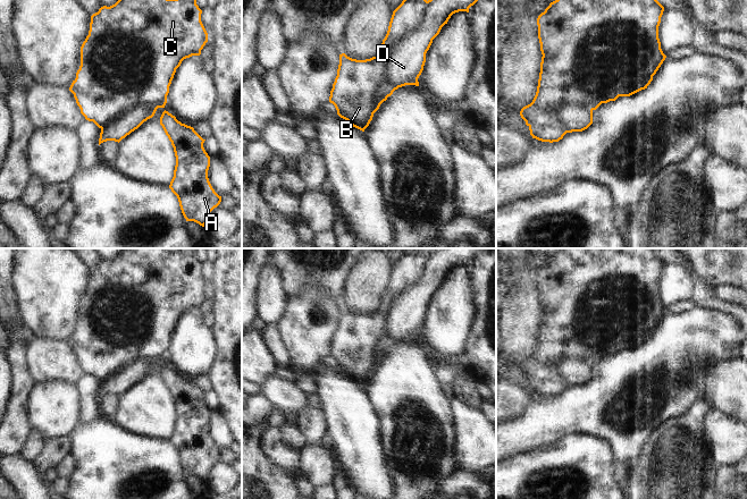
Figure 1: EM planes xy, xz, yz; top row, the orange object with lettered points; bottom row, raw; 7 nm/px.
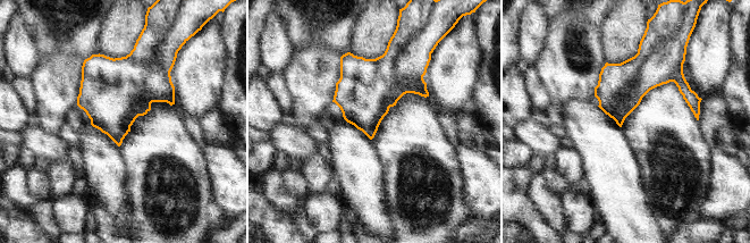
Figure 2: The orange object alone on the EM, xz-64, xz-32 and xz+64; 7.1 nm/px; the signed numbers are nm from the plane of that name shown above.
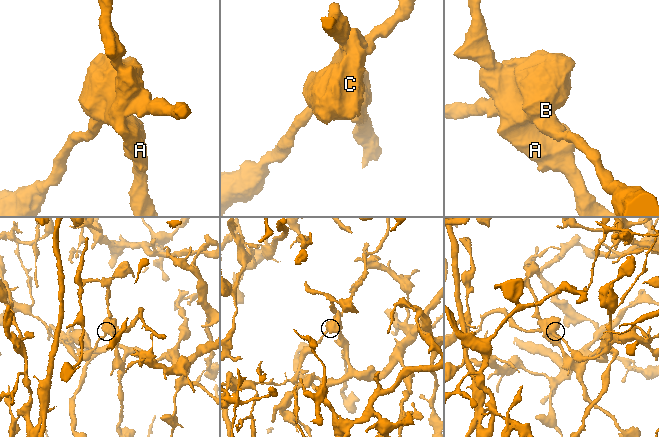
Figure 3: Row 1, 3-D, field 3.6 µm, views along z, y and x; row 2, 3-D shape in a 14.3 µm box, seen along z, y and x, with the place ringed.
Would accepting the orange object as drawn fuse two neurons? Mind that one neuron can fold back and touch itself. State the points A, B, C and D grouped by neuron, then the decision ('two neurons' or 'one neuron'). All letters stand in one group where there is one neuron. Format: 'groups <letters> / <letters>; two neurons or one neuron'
groups A B C / D; two neurons

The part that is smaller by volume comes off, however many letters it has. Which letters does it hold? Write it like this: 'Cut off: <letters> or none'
Cut off: D

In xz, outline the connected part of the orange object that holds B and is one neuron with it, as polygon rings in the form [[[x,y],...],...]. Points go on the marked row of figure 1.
[[[427,0],[402,1],[393,11],[388,31],[383,40],[378,56],[366,60],[356,60],[345,53],[339,54],[337,76],[330,91],[329,102],[335,105],[337,115],[347,120],[353,127],[364,132],[380,104],[398,88],[387,84],[386,64],[393,53],[393,48],[420,25],[426,12],[427,2]]]

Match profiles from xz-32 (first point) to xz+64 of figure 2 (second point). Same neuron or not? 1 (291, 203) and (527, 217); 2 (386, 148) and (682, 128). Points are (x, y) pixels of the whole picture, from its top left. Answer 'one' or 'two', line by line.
1: two
2: one

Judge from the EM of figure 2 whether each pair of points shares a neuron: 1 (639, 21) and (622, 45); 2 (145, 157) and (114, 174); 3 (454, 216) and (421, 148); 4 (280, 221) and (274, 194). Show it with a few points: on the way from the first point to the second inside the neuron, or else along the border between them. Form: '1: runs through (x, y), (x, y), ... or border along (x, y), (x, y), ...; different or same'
1: runs through (633, 26), (622, 40); same
2: border along (119, 147), (125, 169), (123, 187), (125, 195); different
3: runs through (453, 199), (453, 184), (439, 169), (438, 164); same
4: border along (259, 191), (277, 210), (284, 211), (287, 215); different

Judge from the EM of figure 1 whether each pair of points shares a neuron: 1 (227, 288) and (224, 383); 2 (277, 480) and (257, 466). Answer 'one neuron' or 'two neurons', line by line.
1: one neuron
2: one neuron

